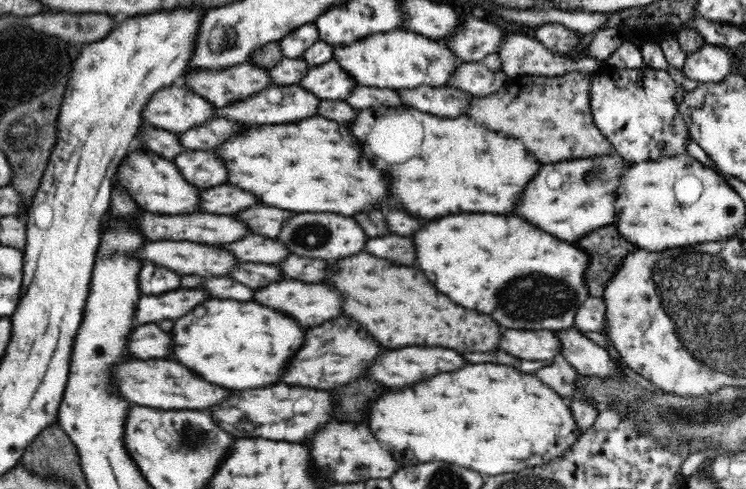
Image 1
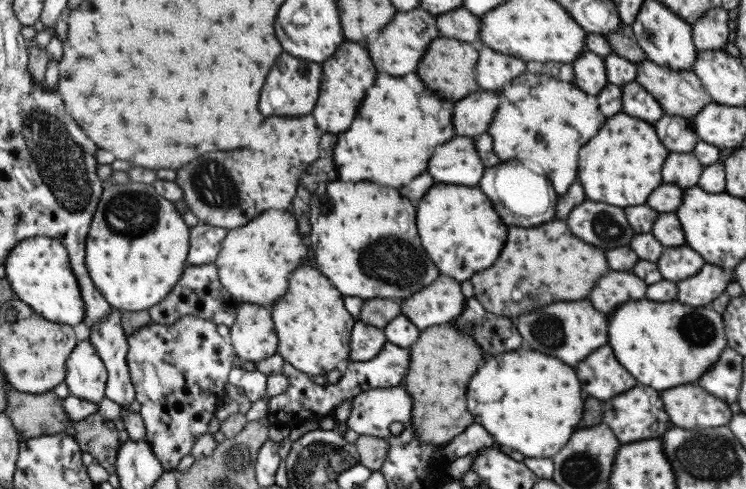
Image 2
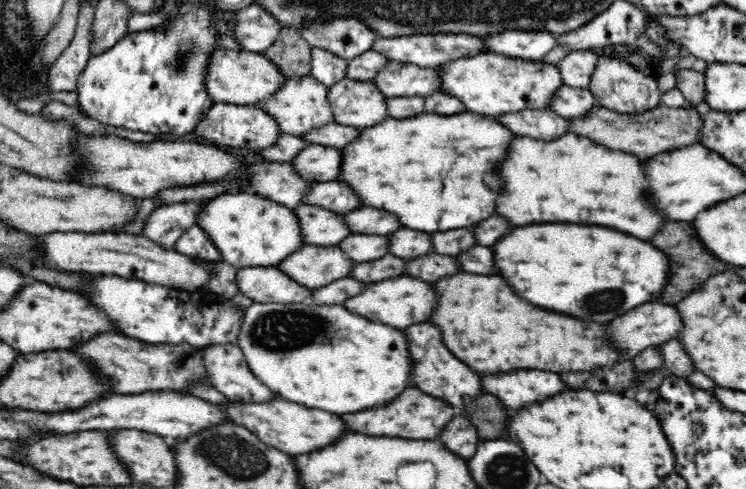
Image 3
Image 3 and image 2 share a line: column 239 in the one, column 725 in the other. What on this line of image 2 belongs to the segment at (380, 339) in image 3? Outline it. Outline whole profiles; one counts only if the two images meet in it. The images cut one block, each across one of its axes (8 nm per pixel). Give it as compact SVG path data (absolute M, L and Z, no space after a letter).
M635 300L621 304L607 322L607 344L617 362L643 386L655 390L695 382L727 348L723 318L709 306L695 308L681 302Z

